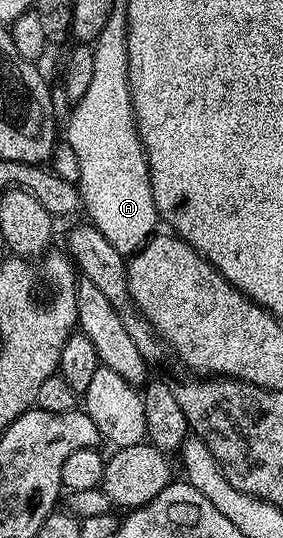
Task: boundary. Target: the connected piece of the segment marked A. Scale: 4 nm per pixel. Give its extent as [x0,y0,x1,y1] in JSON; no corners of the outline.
[68,26,158,258]

